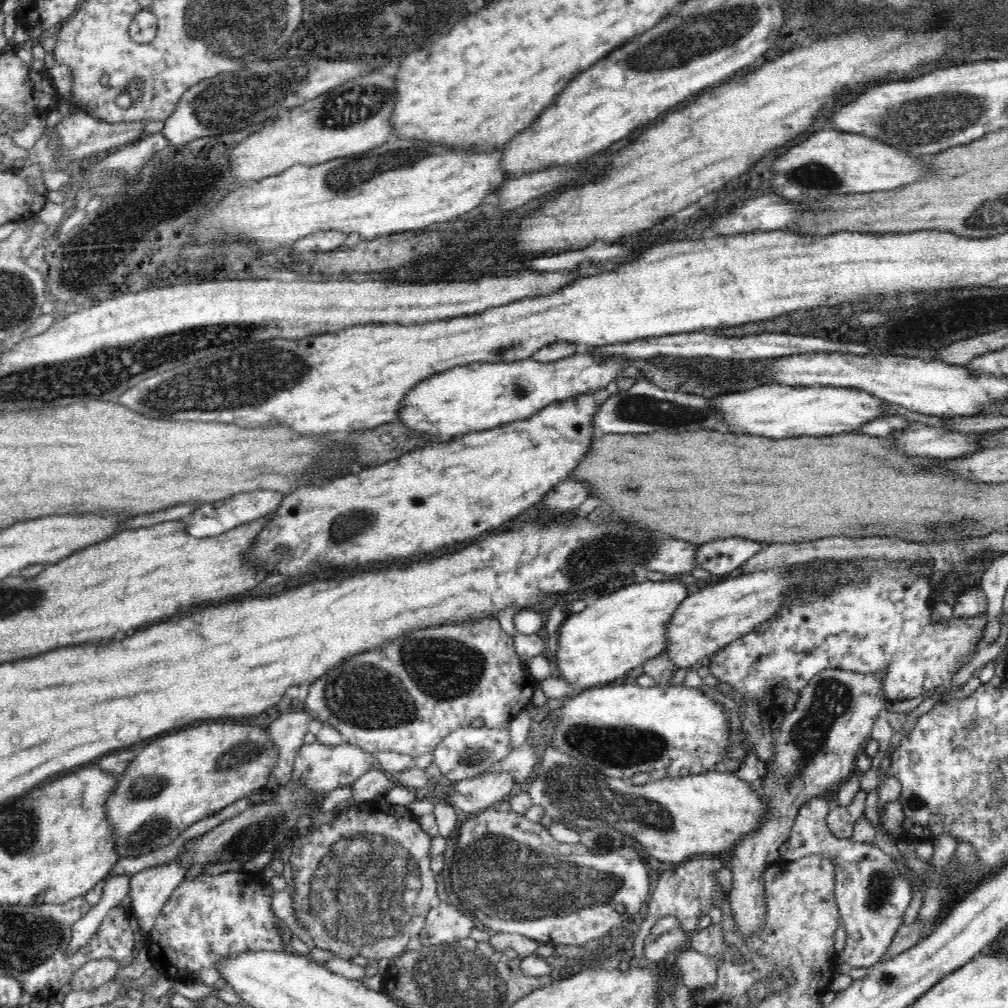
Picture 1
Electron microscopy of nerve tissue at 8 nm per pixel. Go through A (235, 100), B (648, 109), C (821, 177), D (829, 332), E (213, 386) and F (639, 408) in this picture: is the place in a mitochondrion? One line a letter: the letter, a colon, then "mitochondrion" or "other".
A: mitochondrion
B: other
C: mitochondrion
D: other
E: mitochondrion
F: mitochondrion

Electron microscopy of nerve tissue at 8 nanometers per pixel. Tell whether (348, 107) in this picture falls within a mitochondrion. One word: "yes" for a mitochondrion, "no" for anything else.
yes

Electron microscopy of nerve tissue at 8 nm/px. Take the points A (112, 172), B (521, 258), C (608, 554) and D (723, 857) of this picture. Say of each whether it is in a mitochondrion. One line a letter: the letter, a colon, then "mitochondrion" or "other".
A: mitochondrion
B: other
C: mitochondrion
D: other

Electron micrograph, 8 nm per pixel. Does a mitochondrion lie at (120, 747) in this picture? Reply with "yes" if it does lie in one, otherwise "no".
no

